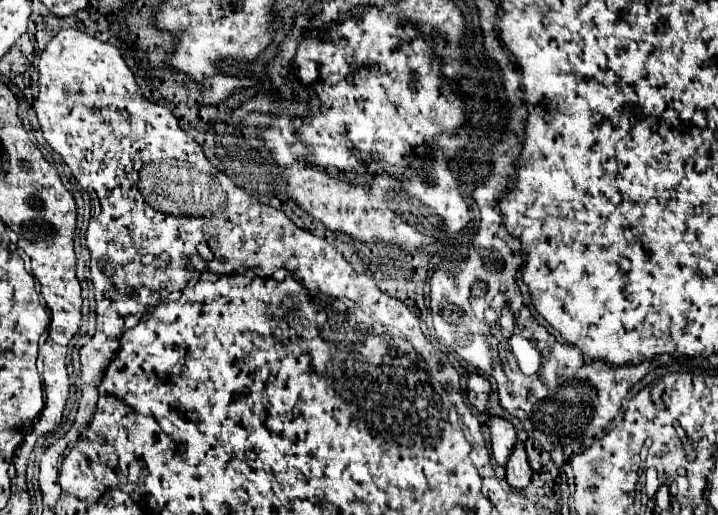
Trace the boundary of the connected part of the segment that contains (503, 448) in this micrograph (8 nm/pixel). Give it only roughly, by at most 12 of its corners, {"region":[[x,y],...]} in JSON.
{"region":[[490,416],[492,454],[500,466],[508,462],[518,436],[514,426]]}

